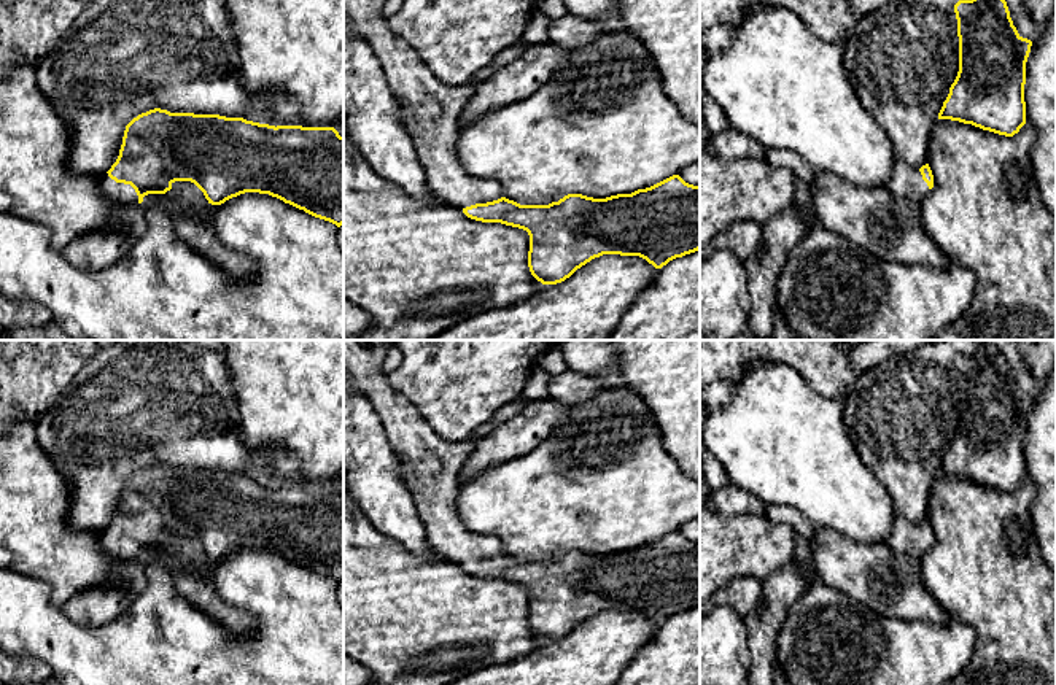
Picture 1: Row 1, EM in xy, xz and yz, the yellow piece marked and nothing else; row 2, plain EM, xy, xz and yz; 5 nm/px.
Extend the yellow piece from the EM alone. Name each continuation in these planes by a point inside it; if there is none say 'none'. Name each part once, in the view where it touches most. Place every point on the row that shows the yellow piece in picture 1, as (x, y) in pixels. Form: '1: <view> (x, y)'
1: xy (121, 193)

